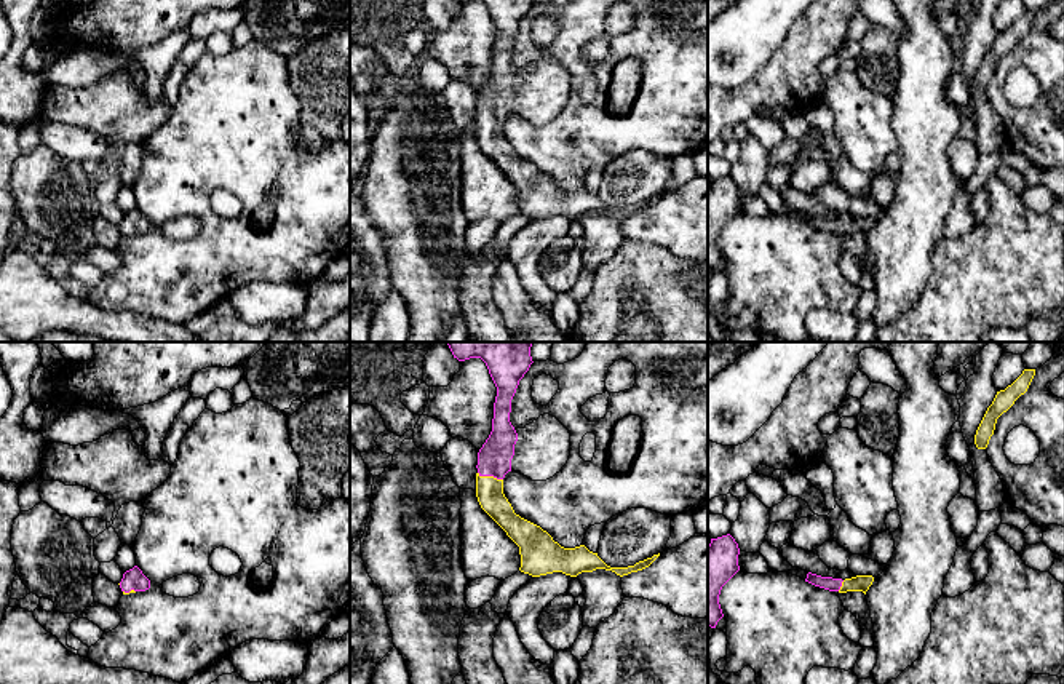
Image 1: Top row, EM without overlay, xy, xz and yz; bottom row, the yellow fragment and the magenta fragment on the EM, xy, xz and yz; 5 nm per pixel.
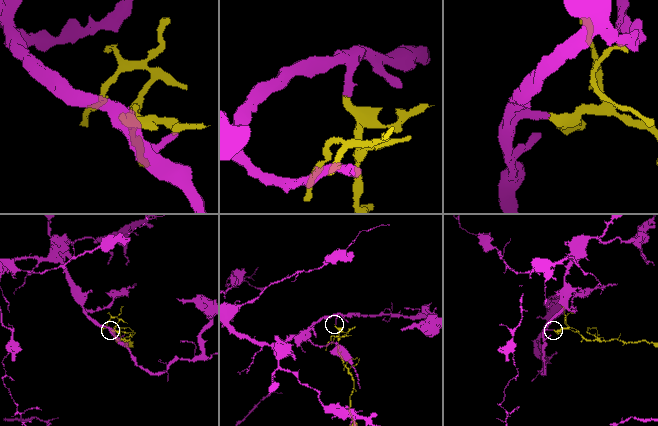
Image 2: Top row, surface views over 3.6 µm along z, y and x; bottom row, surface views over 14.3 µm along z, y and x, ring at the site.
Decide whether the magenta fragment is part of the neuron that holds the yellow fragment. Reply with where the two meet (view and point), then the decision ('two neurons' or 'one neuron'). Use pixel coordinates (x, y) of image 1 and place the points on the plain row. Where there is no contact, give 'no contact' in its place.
meets yellow in xz at (491, 119); one neuron

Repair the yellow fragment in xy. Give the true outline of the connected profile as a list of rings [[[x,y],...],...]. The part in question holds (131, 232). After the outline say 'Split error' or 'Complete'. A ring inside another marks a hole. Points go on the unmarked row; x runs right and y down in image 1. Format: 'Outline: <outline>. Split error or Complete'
Outline: [[[134,208],[133,211],[123,216],[121,224],[118,225],[123,237],[145,233],[150,230],[150,222],[142,216],[142,213]]]. Split error

